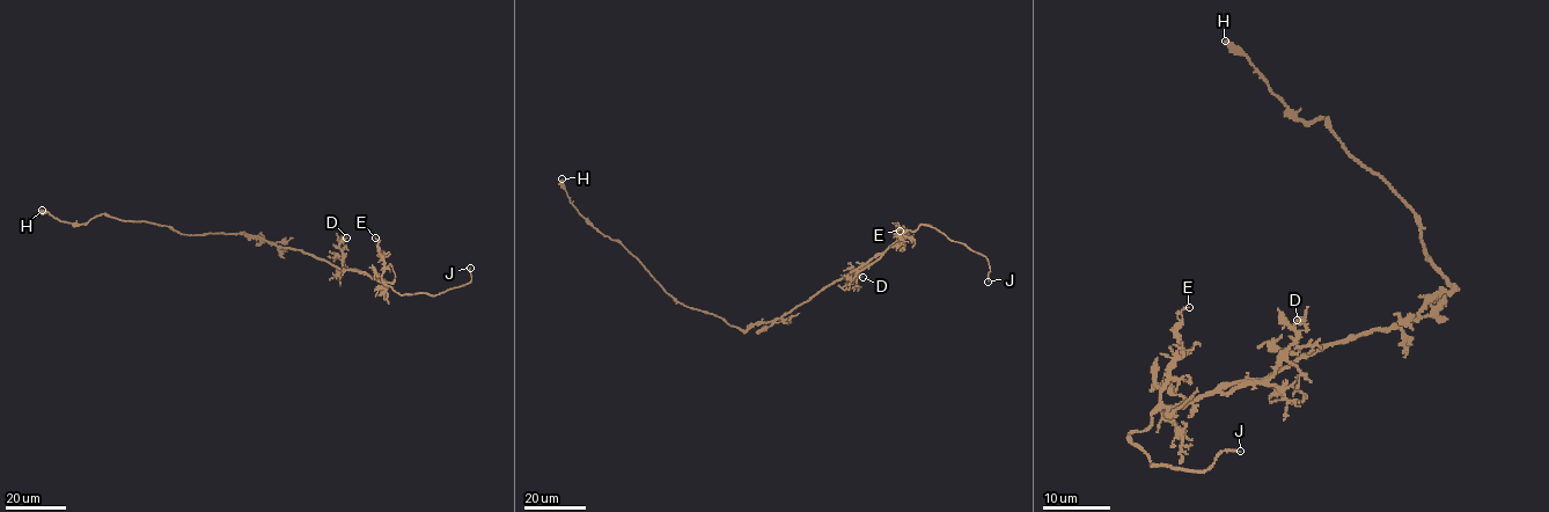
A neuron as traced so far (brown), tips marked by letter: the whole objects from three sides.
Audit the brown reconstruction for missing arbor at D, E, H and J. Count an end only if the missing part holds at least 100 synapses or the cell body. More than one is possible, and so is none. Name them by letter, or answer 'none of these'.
J

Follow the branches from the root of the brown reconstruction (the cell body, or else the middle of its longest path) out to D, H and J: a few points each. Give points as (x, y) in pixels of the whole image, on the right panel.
D: (1410, 320), (1322, 345), (1265, 382), (1274, 373), (1277, 358), (1293, 341), (1293, 326), (1302, 320), (1297, 320)
H: (1410, 320), (1453, 285), (1424, 250), (1412, 209), (1350, 156), (1328, 117), (1307, 123), (1292, 115), (1225, 41)
J: (1410, 320), (1322, 345), (1262, 384), (1157, 410), (1128, 440), (1151, 467), (1189, 472), (1240, 451)

